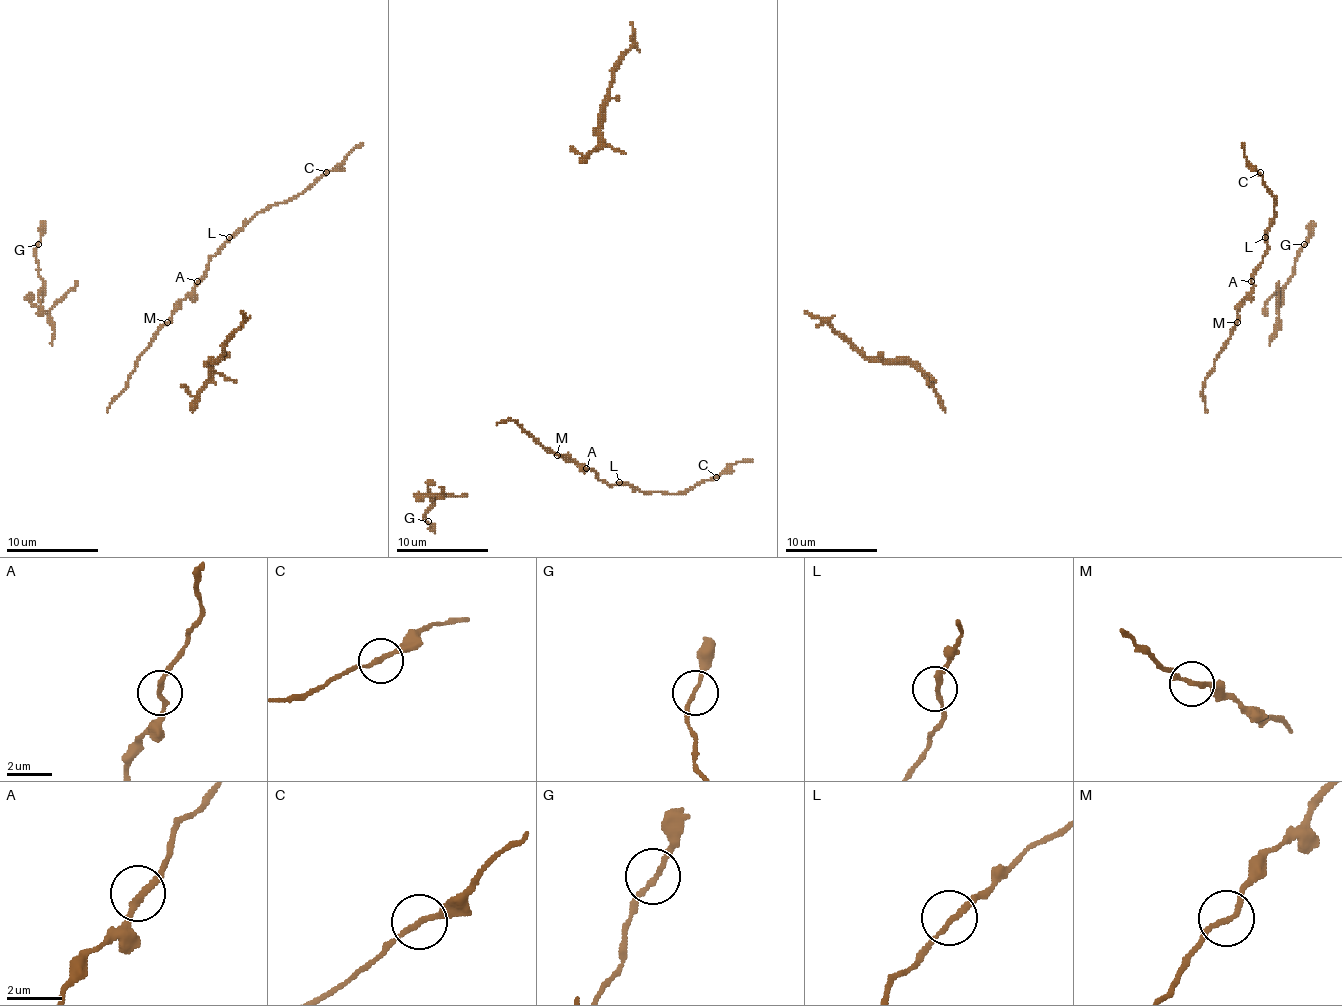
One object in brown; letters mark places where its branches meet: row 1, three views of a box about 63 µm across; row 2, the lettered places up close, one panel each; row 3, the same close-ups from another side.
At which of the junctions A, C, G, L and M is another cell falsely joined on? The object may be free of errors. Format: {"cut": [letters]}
{"cut": []}

